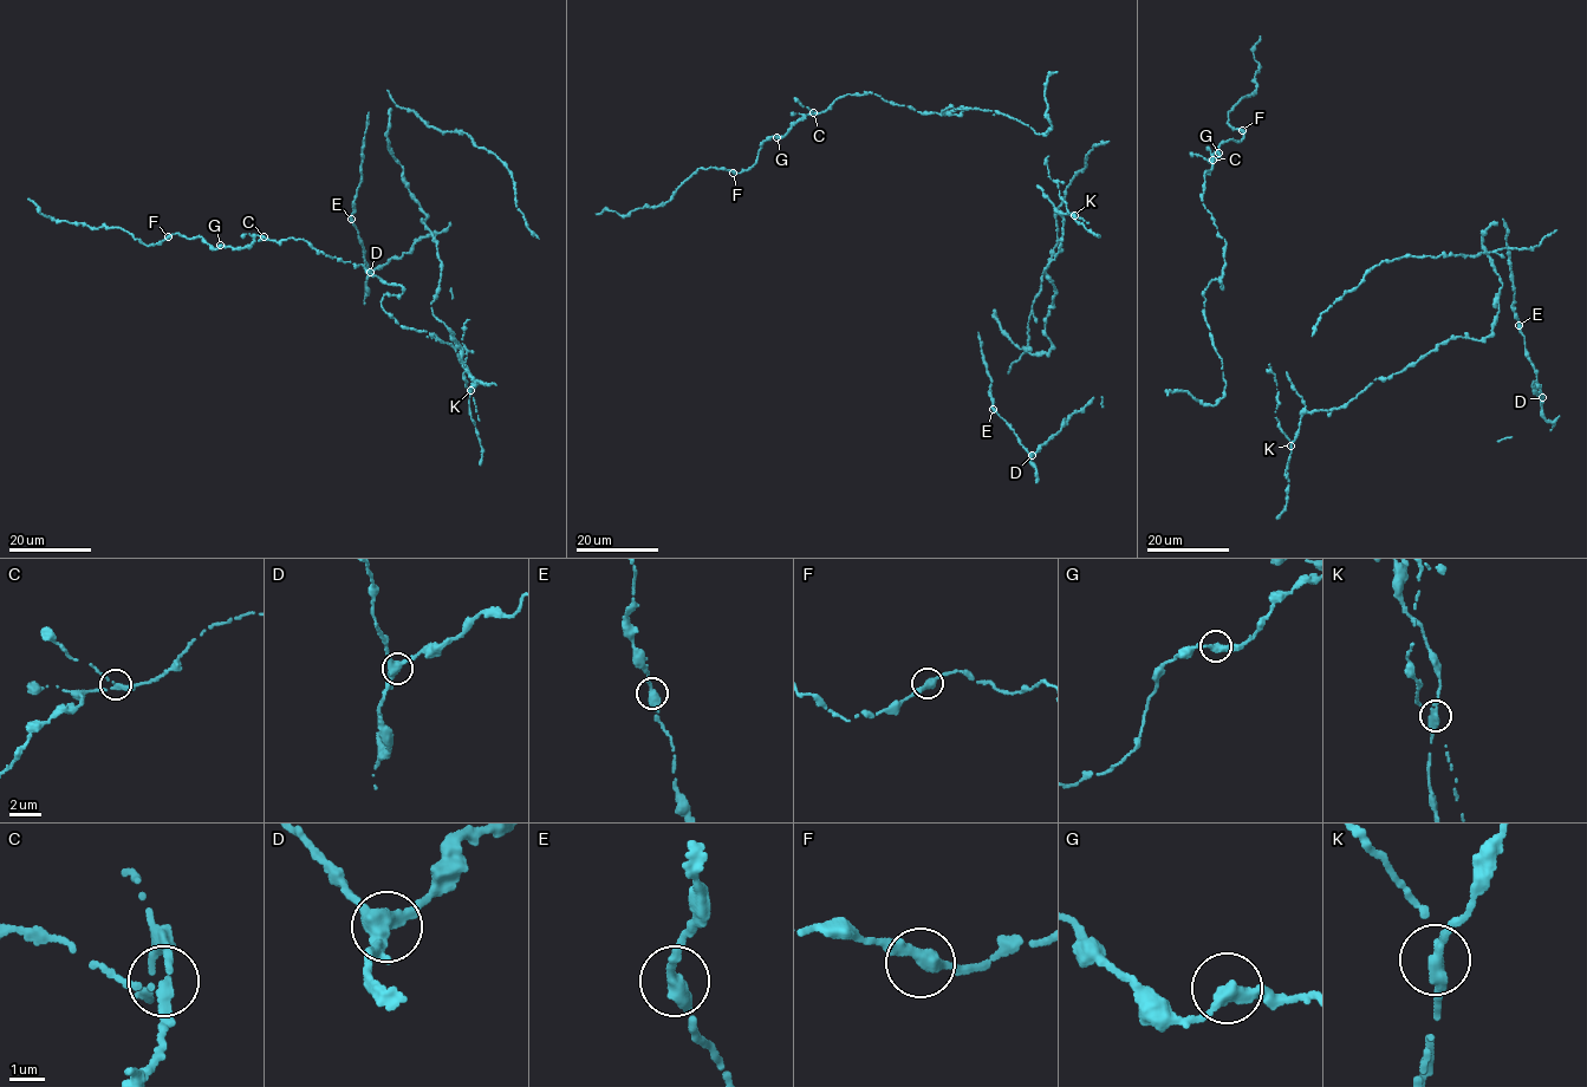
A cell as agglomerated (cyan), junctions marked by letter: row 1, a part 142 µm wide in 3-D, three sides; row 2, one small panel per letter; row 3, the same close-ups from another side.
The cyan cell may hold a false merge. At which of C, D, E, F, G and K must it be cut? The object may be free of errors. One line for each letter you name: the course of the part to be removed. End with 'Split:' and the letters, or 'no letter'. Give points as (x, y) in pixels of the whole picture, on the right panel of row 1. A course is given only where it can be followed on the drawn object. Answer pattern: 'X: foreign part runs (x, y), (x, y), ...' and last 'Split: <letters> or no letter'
K: foreign part runs (1290, 446), (1275, 417), (1279, 392), (1269, 365)
Split: K

